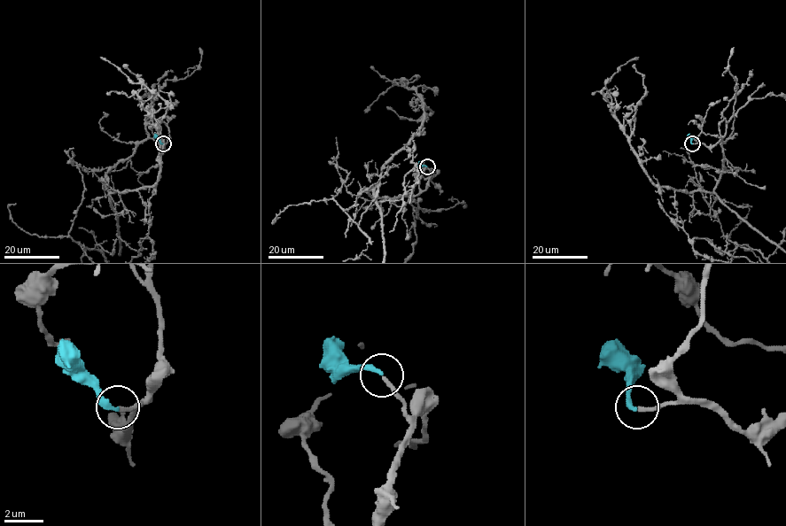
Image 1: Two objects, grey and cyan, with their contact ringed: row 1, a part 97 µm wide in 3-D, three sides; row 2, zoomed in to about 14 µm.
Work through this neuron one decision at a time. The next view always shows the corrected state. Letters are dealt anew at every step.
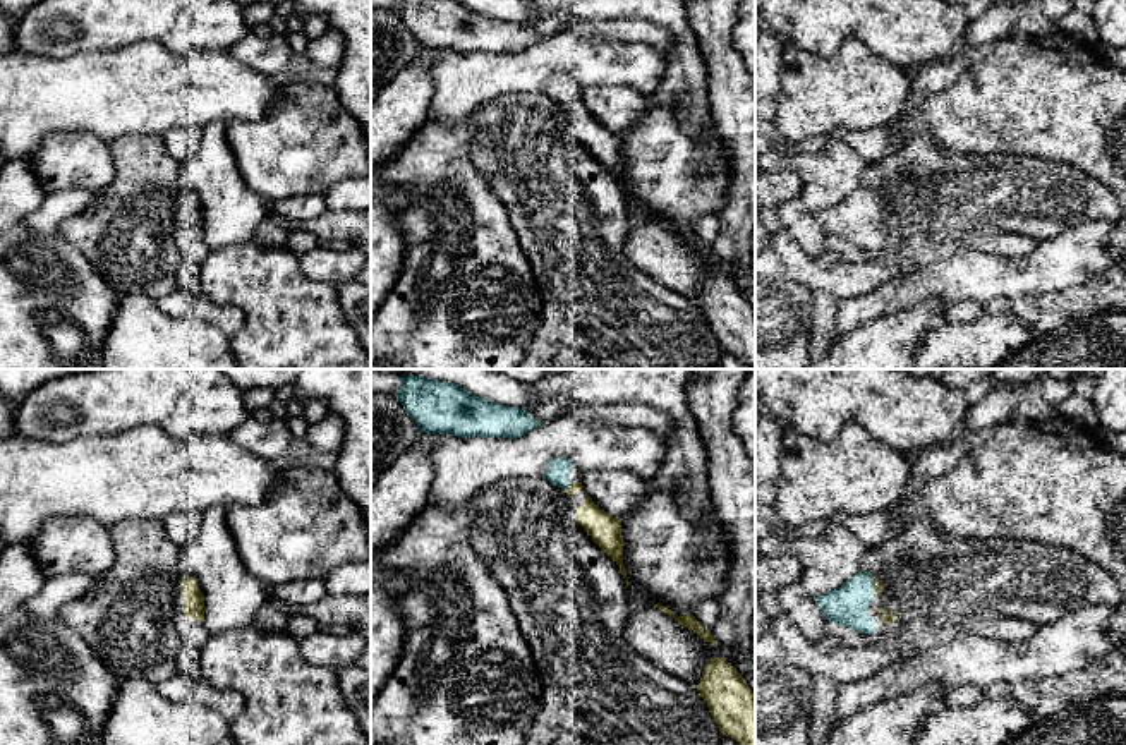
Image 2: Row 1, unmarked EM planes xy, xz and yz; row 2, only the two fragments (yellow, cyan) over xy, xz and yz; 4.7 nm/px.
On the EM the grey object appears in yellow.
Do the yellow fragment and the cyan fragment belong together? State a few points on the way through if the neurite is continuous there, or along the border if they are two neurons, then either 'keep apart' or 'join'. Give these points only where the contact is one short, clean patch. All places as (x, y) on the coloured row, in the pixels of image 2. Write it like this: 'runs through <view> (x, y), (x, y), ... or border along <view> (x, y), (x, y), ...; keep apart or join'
join

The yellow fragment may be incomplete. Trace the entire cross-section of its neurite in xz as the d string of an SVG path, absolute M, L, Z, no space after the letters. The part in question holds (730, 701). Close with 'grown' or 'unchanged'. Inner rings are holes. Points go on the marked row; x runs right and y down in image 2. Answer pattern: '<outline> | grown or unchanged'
M723 657L711 659L697 687L723 736L755 745L755 695L743 676Z | unchanged

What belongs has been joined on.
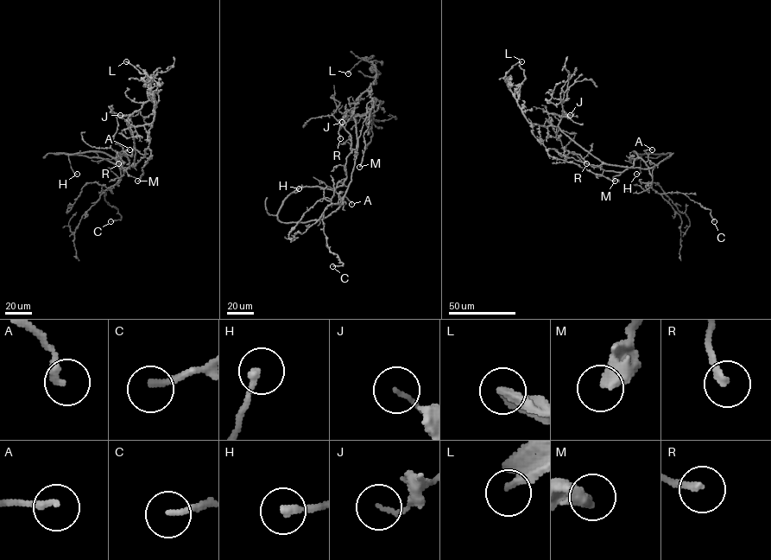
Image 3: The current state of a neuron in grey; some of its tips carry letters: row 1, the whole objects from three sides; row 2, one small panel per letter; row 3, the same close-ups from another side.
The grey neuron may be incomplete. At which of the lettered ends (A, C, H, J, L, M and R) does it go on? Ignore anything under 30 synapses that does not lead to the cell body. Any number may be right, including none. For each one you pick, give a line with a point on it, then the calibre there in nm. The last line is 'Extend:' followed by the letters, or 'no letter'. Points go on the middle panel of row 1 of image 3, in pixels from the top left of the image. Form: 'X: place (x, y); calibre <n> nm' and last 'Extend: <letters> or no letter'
Extend: no letter

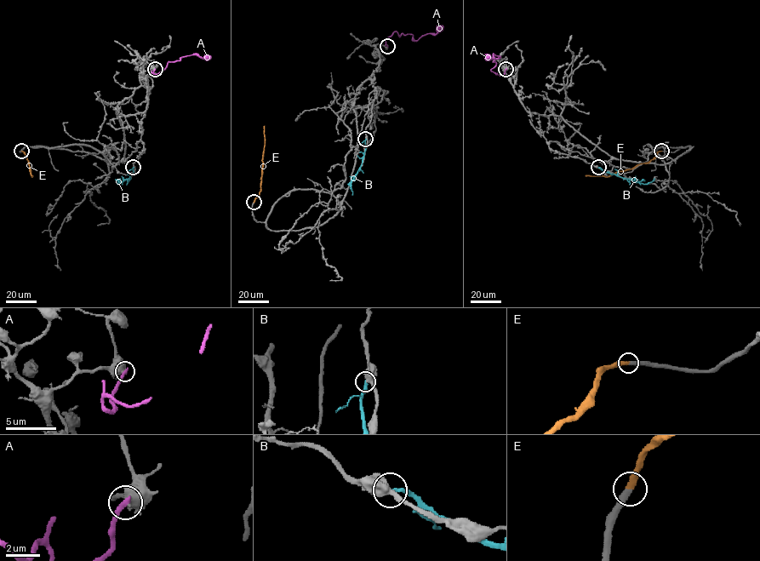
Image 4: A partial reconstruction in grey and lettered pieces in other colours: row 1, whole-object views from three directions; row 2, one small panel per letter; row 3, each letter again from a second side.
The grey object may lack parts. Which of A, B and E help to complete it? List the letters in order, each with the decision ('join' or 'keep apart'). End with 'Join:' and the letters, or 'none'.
A: keep apart
B: keep apart
E: join
Join: E

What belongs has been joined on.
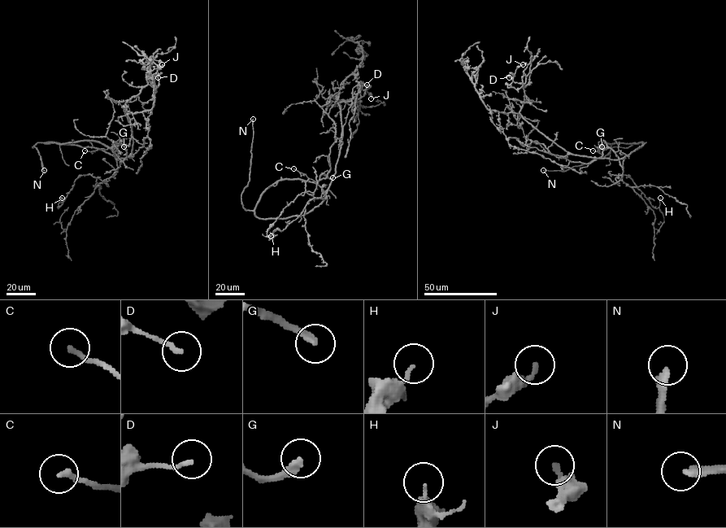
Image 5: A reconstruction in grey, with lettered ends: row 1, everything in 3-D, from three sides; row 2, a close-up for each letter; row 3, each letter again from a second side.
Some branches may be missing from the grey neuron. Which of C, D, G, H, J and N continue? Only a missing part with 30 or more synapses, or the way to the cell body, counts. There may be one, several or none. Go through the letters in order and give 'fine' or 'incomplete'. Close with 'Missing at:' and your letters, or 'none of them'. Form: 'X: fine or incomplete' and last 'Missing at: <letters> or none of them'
C: fine
D: fine
G: incomplete
H: fine
J: fine
N: incomplete
Missing at: G, N

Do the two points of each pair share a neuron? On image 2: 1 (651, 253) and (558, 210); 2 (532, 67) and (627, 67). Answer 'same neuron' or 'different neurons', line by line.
1: different neurons
2: same neuron

